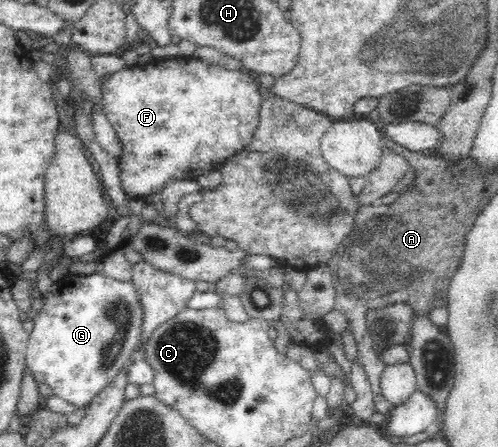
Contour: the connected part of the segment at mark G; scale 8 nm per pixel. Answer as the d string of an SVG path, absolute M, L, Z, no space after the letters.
M99 270L90 275L68 273L52 283L42 301L41 312L35 317L34 329L29 333L25 365L32 372L36 384L48 385L54 396L77 409L85 409L124 367L130 365L142 337L144 317L136 286L132 280L118 281Z

